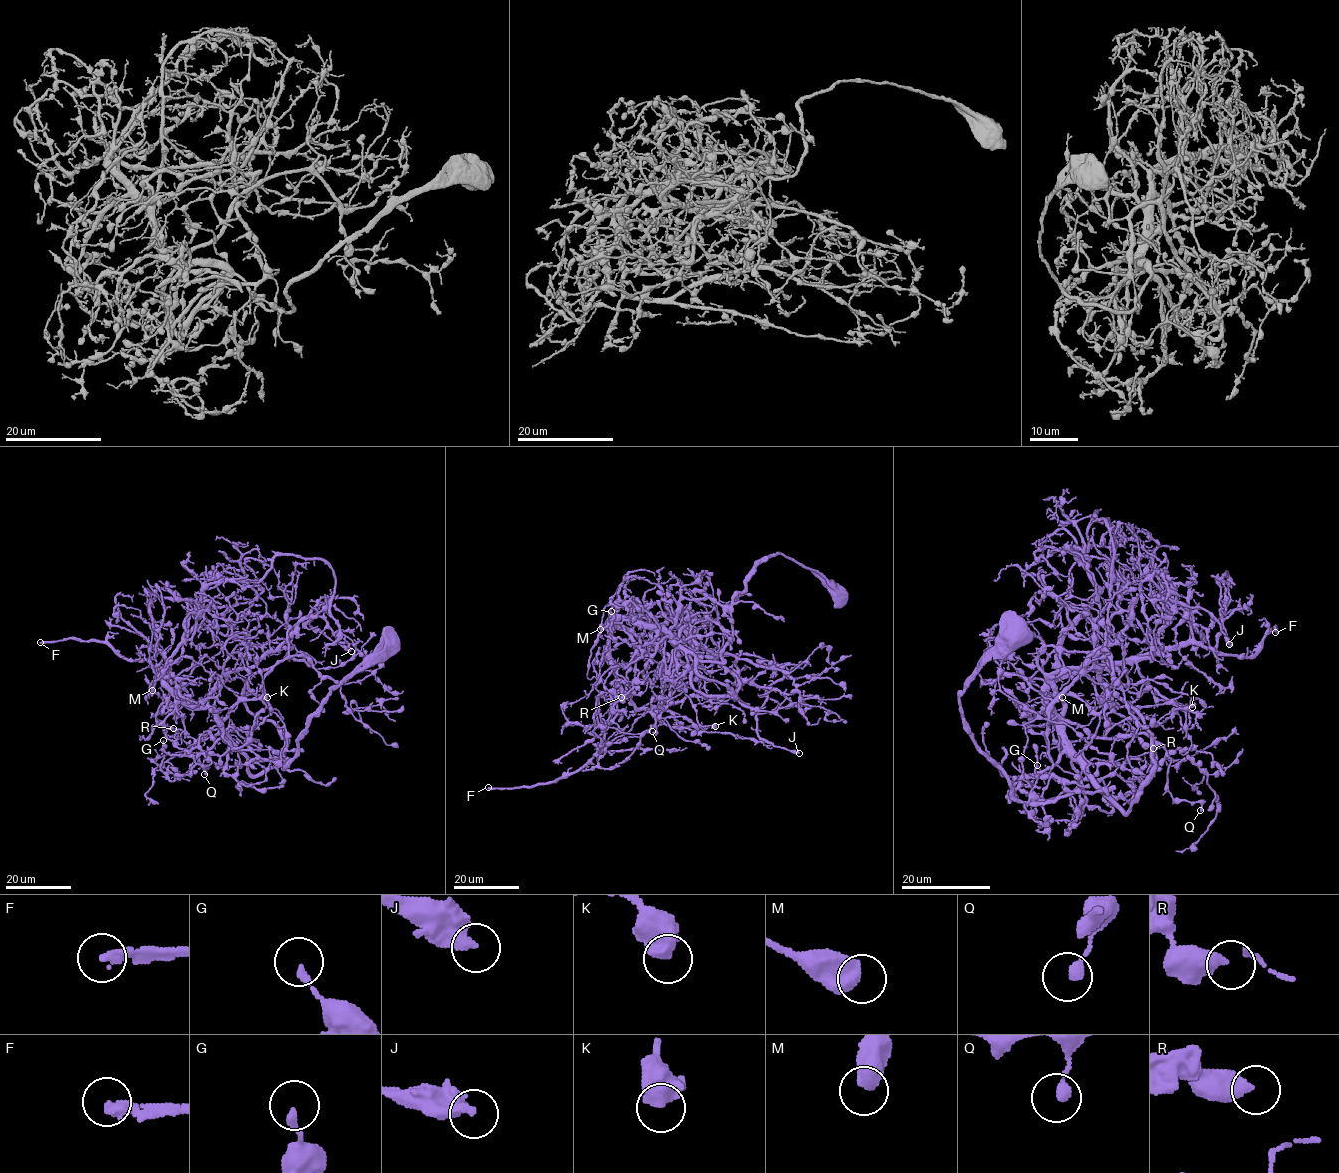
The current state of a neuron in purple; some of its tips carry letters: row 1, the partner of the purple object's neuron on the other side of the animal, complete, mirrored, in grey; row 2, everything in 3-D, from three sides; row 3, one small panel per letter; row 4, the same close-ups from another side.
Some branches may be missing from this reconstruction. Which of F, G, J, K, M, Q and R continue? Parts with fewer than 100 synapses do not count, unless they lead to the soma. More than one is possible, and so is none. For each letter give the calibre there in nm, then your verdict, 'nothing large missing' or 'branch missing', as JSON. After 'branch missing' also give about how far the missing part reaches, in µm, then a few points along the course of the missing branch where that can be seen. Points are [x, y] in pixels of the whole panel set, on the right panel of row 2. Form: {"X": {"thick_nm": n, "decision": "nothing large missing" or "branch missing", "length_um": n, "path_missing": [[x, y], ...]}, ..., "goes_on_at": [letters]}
{"F": {"thick_nm": 320, "decision": "branch missing", "length_um": 70, "path_missing": [[1275, 632], [1274, 641], [1267, 645], [1230, 649], [1185, 607], [1172, 600], [1174, 593]]}, "G": {"thick_nm": 200, "decision": "nothing large missing"}, "J": {"thick_nm": 400, "decision": "nothing large missing"}, "K": {"thick_nm": 480, "decision": "nothing large missing"}, "M": {"thick_nm": 650, "decision": "nothing large missing"}, "Q": {"thick_nm": 300, "decision": "nothing large missing"}, "R": {"thick_nm": 460, "decision": "nothing large missing"}, "goes_on_at": ["F"]}

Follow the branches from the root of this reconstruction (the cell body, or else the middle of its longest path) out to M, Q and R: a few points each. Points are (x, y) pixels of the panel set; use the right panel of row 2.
M: (1013, 637), (958, 705), (1017, 800), (1023, 777), (1052, 767), (1053, 701), (992, 652), (1062, 697)
Q: (1013, 637), (958, 705), (1017, 800), (1020, 778), (1071, 741), (1146, 734), (1171, 759), (1171, 796), (1200, 810)
R: (1013, 637), (958, 705), (1017, 800), (1020, 778), (1064, 748), (1050, 696), (1122, 715), (1153, 748)

